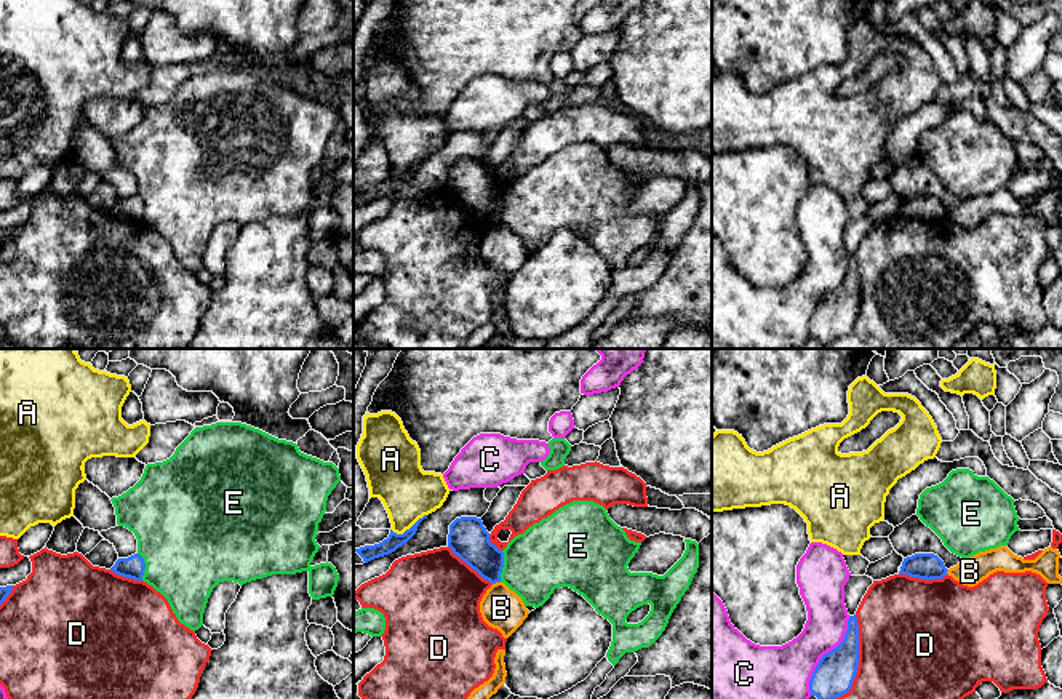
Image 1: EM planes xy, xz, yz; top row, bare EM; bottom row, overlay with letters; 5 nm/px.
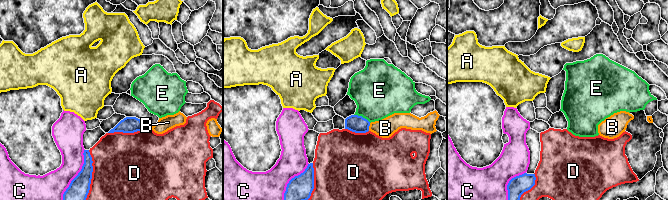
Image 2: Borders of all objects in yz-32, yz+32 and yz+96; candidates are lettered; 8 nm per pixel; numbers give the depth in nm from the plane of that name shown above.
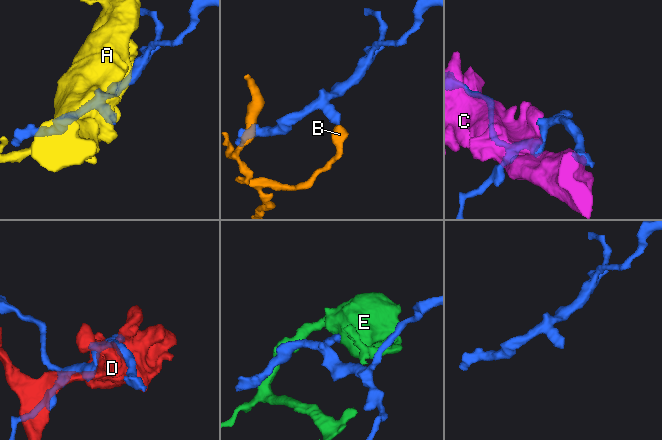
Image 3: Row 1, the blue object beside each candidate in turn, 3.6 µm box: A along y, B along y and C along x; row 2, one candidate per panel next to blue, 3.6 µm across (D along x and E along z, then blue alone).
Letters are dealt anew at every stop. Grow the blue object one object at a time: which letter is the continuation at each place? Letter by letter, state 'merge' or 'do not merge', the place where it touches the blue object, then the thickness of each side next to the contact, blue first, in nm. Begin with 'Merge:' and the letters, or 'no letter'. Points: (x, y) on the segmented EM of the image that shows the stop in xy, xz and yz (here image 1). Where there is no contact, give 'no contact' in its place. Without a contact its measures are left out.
Merge: no letter
A: do not merge | xz (410, 528) | 80/280 nm
B: do not merge | xz (496, 581) | 200/220 nm
C: do not merge | yz (824, 655) | 200/280 nm
D: do not merge | yz (858, 659) | 200/480 nm
E: do not merge | xz (503, 567) | 200/340 nm

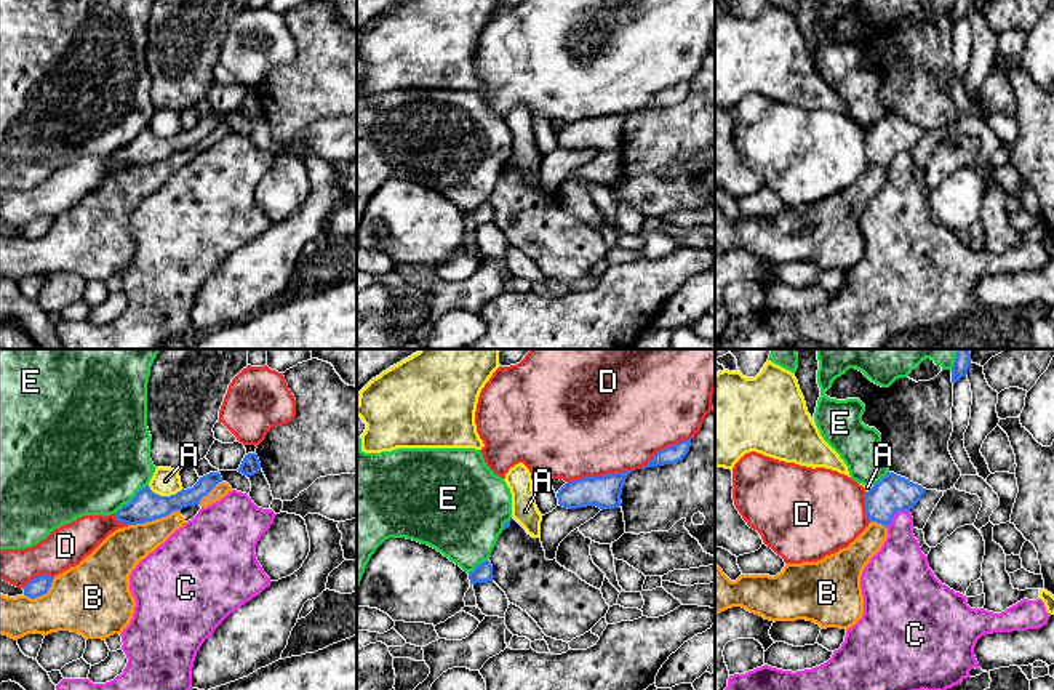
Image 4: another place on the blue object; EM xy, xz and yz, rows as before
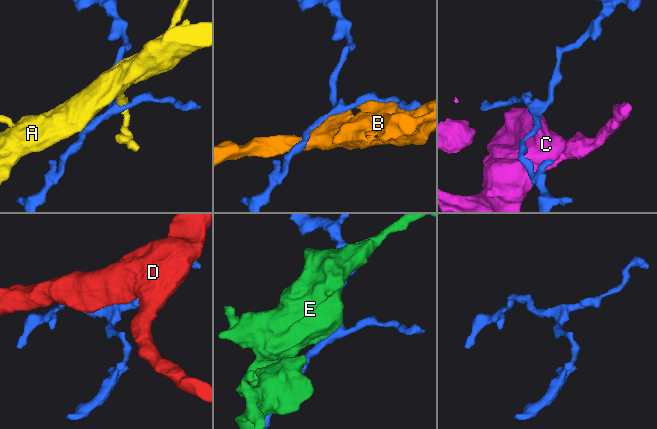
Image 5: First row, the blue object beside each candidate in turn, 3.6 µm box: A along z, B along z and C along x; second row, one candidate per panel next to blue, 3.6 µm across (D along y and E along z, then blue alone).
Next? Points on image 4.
Merge: no letter
A: do not merge | xy (165, 497) | 160/140 nm
B: do not merge | xy (154, 519) | 160/200 nm
C: do not merge | yz (894, 513) | 190/240 nm
D: do not merge | xz (602, 476) | 160/500 nm
E: do not merge | xy (131, 500) | 160/480 nm

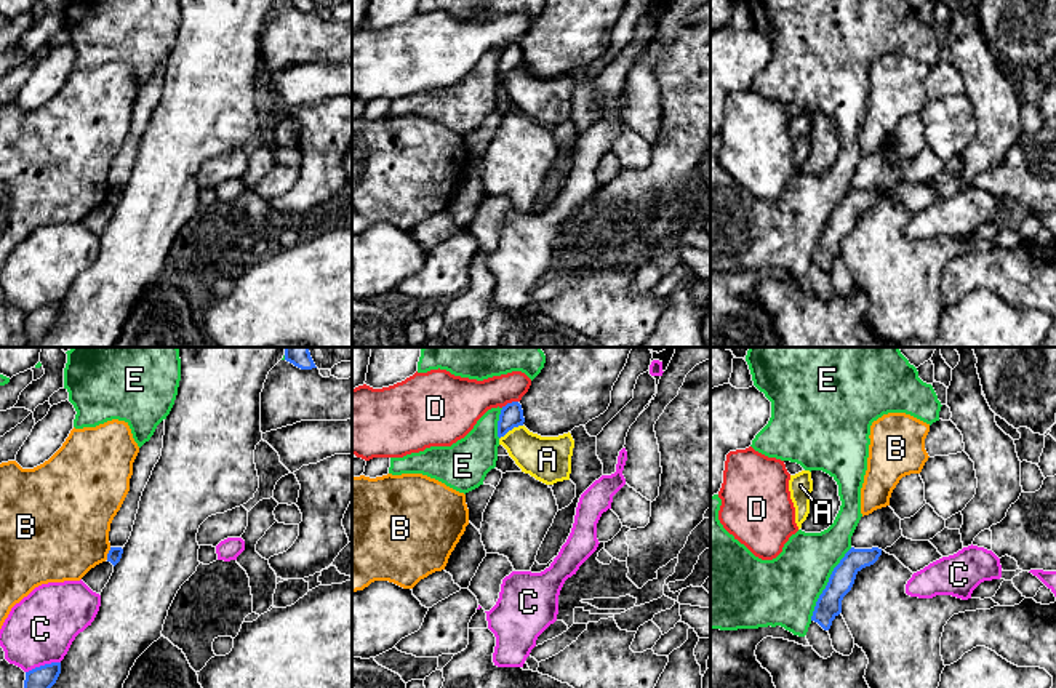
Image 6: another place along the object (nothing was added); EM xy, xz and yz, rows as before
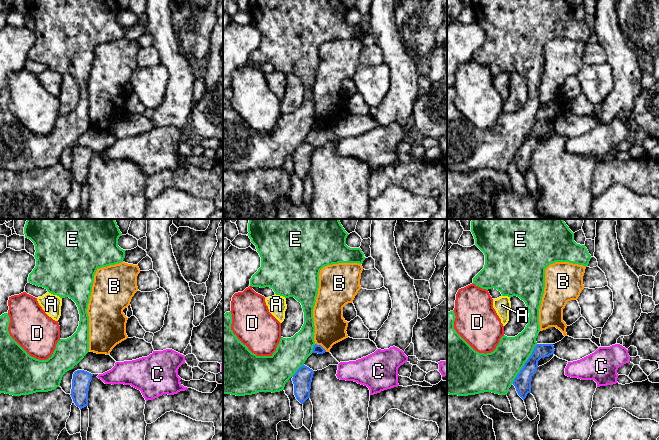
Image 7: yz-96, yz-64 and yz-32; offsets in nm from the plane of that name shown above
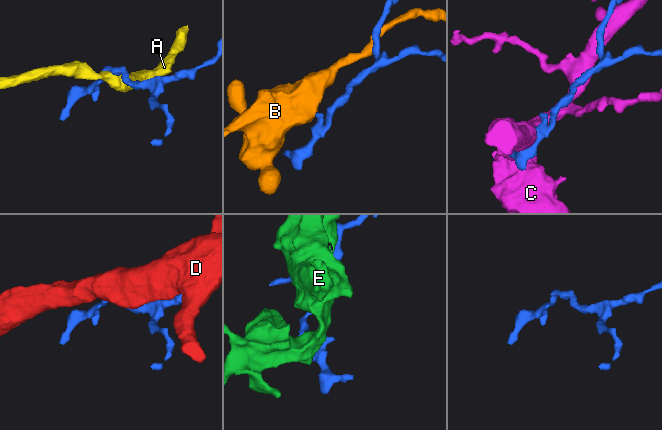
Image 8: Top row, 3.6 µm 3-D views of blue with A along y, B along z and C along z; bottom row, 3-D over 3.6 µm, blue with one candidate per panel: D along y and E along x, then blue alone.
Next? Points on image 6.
Merge: no letter
A: do not merge | xz (511, 429) | 120/220 nm
B: do not merge | xy (108, 554) | 70/460 nm
C: do not merge | xy (42, 666) | 110/340 nm
D: do not merge | xz (509, 404) | 120/260 nm
E: do not merge | yz (828, 584) | 130/340 nm

